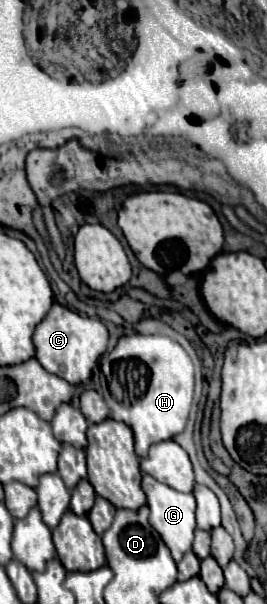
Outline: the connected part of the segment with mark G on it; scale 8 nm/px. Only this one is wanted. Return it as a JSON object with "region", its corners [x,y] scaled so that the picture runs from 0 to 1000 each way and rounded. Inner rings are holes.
{"region":[[[539,785],[532,788],[532,811],[554,821],[554,838],[562,838],[562,864],[577,877],[614,891],[622,904],[644,914],[644,924],[674,930],[689,914],[719,907],[727,894],[727,877],[734,877],[734,861],[727,861],[727,844],[734,844],[734,828],[727,818],[682,818],[667,811],[644,811],[637,805],[577,795],[569,788]]]}

